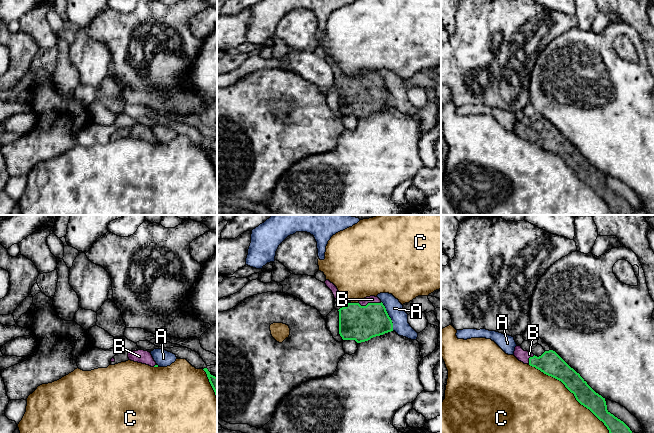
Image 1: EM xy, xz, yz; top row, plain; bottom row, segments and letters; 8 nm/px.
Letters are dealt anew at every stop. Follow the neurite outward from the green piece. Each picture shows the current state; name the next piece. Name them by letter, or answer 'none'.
B

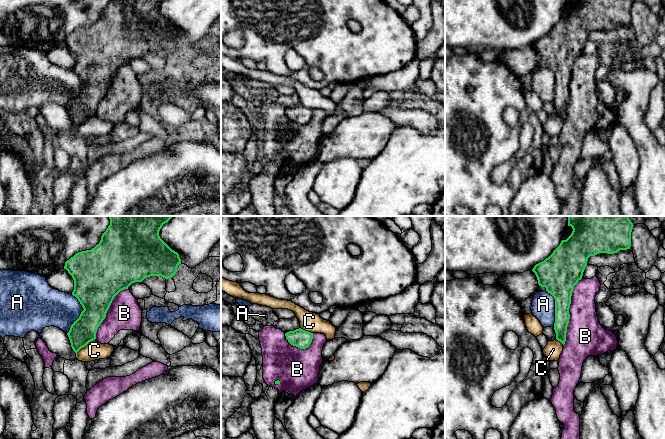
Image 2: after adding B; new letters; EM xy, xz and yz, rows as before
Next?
none

